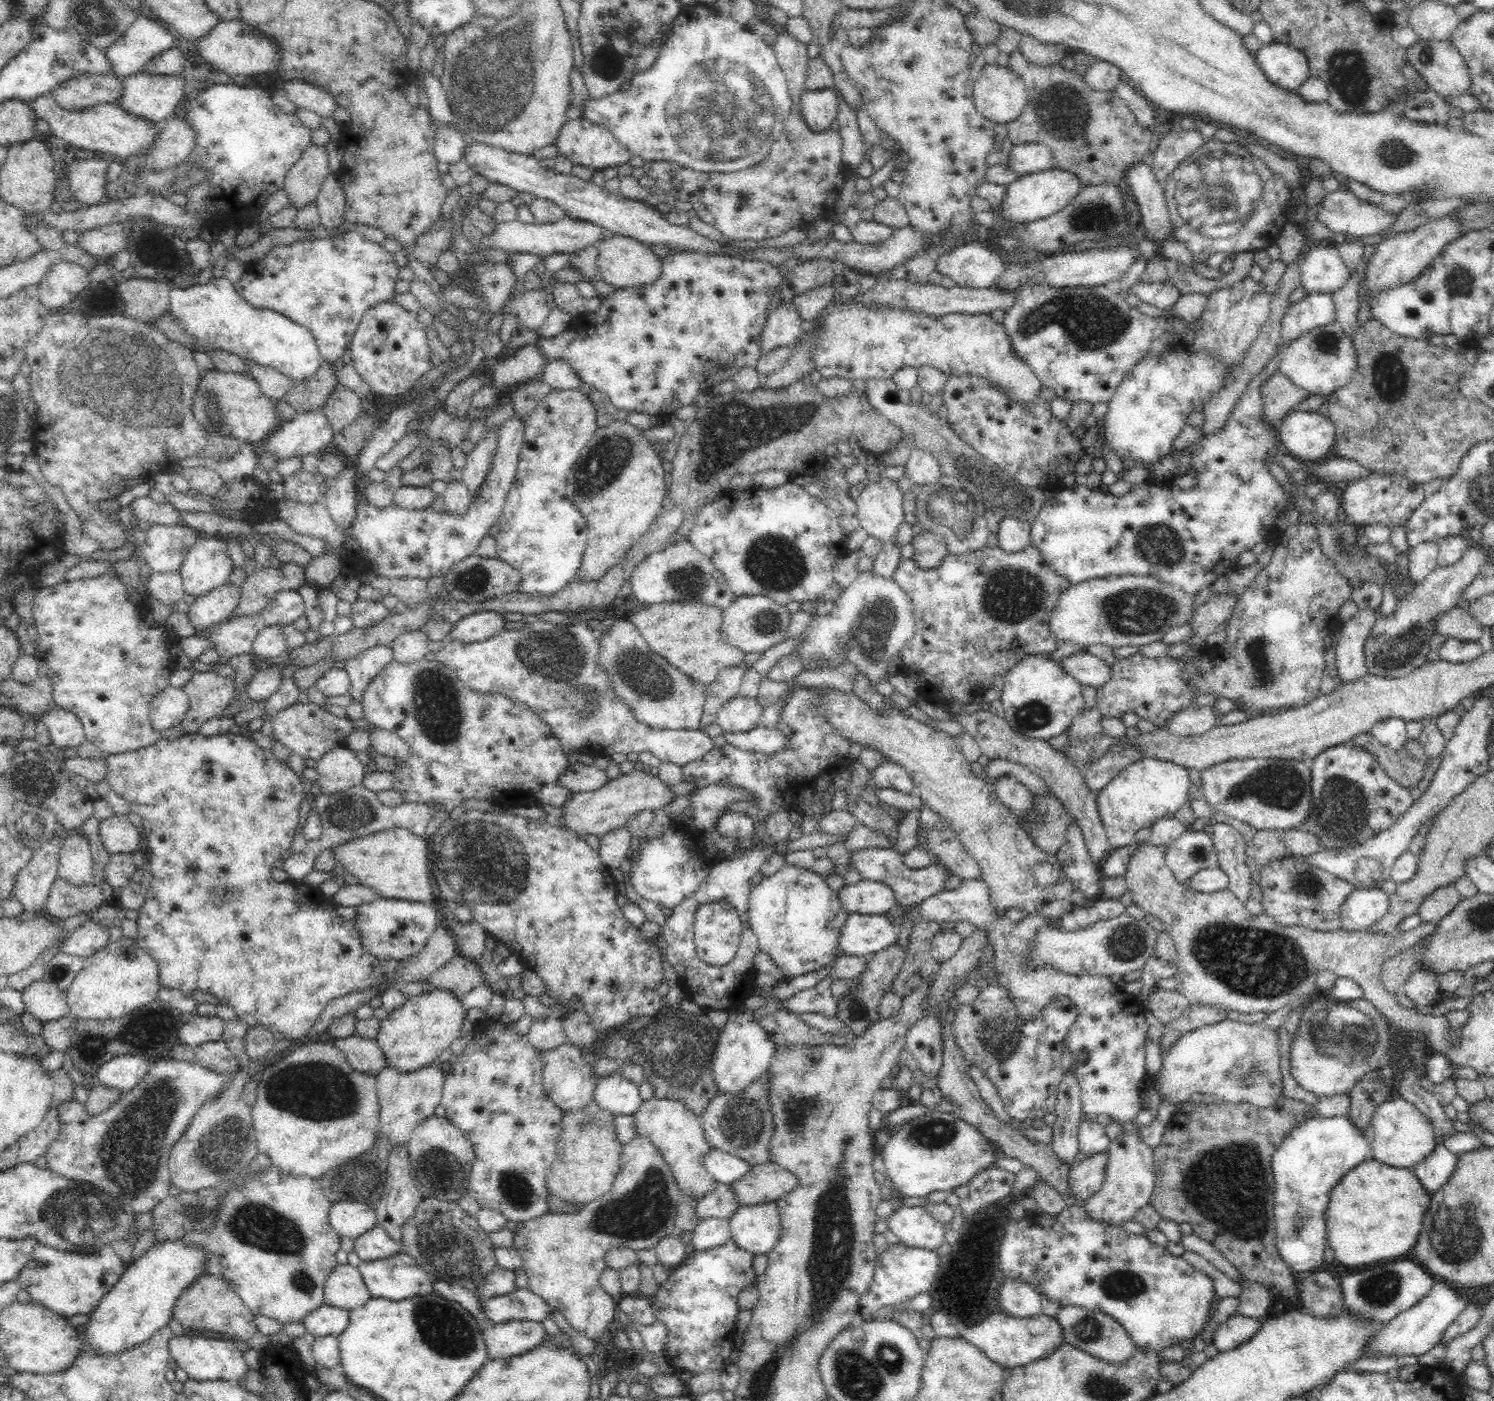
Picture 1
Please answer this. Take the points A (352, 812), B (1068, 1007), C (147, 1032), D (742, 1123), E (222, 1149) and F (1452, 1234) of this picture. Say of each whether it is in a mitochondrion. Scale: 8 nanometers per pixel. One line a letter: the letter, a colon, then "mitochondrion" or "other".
A: mitochondrion
B: other
C: mitochondrion
D: mitochondrion
E: mitochondrion
F: mitochondrion

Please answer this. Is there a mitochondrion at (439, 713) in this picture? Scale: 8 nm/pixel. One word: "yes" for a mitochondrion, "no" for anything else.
yes

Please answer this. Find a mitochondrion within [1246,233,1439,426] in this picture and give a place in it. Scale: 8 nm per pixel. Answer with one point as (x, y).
(1390, 375)

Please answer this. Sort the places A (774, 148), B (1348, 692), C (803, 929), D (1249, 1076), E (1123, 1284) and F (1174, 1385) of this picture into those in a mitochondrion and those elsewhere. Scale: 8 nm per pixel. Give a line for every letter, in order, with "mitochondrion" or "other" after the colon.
A: mitochondrion
B: other
C: other
D: mitochondrion
E: mitochondrion
F: other

